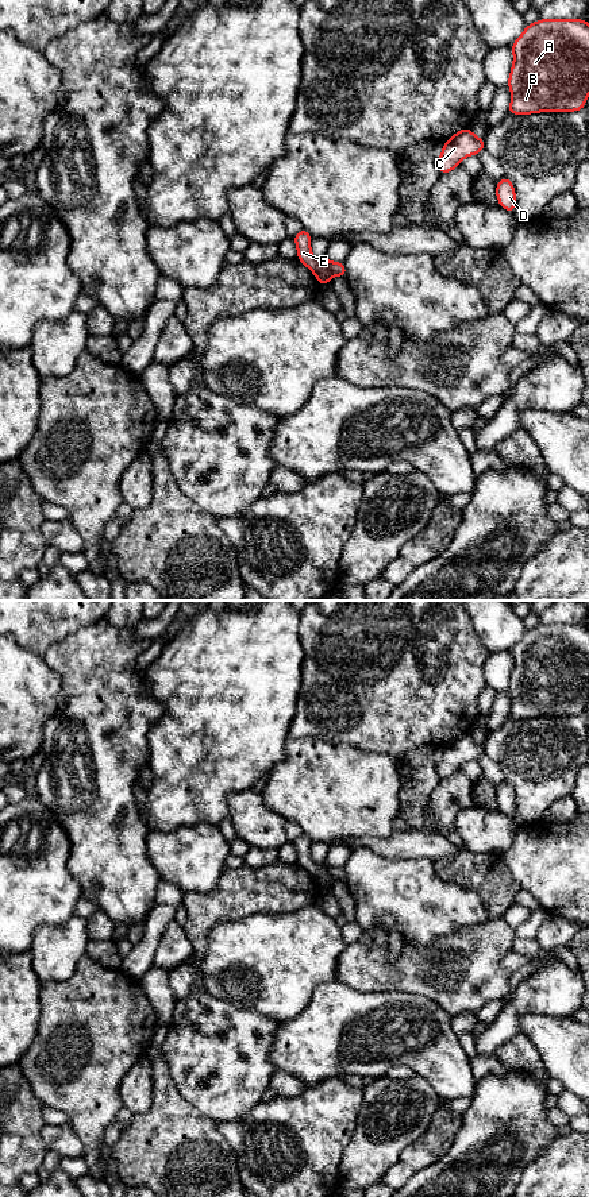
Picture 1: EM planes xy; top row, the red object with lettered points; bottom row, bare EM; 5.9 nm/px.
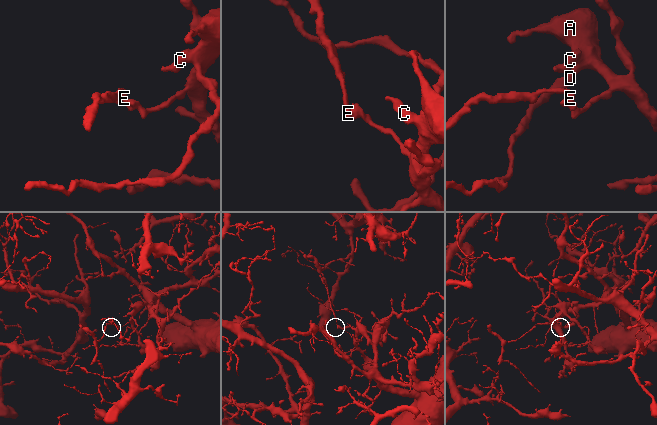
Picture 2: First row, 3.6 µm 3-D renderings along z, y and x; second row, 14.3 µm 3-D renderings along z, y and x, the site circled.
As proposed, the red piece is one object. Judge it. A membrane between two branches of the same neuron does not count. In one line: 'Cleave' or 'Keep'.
Cleave

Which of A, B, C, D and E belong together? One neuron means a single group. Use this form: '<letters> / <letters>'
A B C D / E

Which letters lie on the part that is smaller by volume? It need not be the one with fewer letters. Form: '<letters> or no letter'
E

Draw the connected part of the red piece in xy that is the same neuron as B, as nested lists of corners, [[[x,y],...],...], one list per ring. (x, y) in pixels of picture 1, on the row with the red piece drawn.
[[[539,19],[512,43],[508,113],[584,111],[589,96],[589,23]]]

